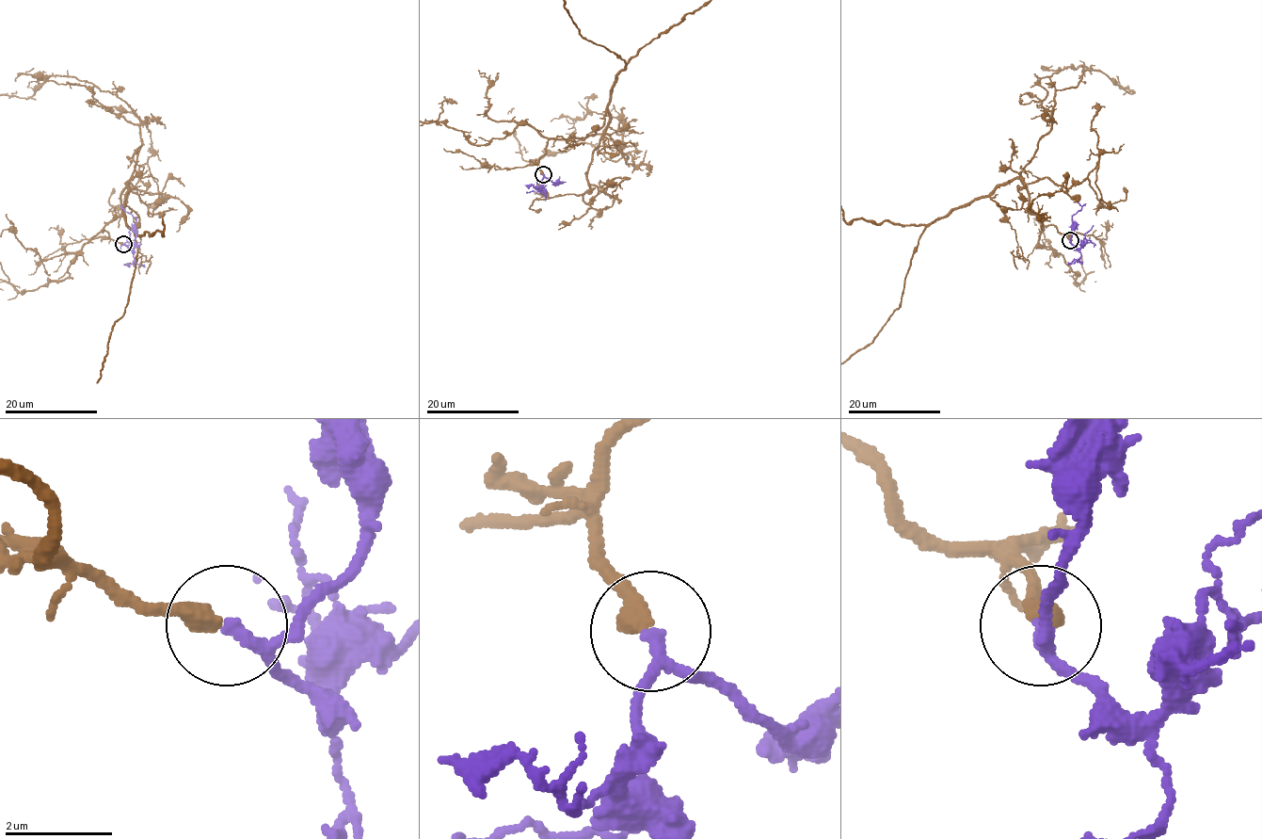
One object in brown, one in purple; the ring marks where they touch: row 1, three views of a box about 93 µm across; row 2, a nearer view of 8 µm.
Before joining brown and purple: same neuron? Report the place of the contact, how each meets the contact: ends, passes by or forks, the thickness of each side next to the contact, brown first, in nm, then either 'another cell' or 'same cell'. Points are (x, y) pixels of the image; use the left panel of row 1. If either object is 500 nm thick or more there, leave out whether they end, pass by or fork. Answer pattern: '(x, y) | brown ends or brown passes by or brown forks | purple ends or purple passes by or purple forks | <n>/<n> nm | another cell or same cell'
(123, 244) | brown ends | purple passes by | 400/170 nm | same cell

